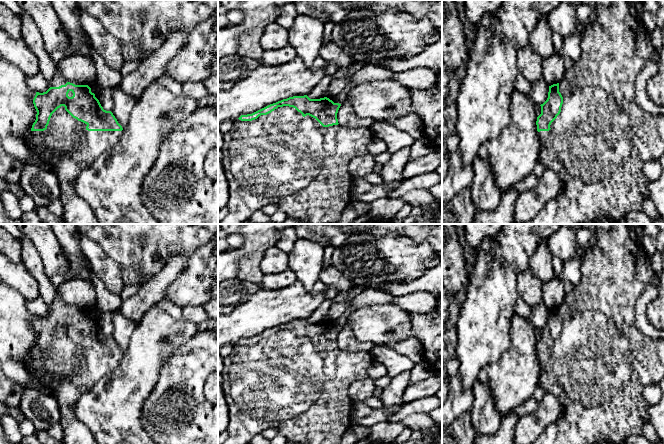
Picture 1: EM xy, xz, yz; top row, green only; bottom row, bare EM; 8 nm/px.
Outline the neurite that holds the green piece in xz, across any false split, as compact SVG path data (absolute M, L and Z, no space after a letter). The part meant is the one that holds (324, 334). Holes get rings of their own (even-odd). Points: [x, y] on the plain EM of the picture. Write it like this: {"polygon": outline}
{"polygon": "M307 319L293 320L270 328L252 338L241 339L234 344L232 352L223 358L223 370L221 375L223 382L221 387L229 408L228 438L223 444L249 444L253 436L262 433L269 428L278 428L287 440L296 444L340 444L344 433L352 424L350 410L353 401L348 395L348 387L355 381L368 378L368 369L373 363L370 353L365 351L346 351L338 347L337 337L341 328L334 327L327 321L320 323L310 323Z"}

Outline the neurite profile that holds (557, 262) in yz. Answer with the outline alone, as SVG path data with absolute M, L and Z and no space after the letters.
M553 257L553 271L555 275L559 275L562 272L564 262L558 258Z

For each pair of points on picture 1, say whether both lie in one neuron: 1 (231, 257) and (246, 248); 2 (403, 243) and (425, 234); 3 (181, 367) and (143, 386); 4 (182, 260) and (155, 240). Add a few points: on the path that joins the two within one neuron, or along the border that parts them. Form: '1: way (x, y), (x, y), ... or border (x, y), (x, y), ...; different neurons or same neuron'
1: way (235, 255), (242, 251); same neuron
2: border (389, 234), (406, 235), (431, 245); different neurons
3: border (167, 357), (153, 389), (145, 399); different neurons
4: border (188, 256), (173, 255), (158, 271); different neurons

